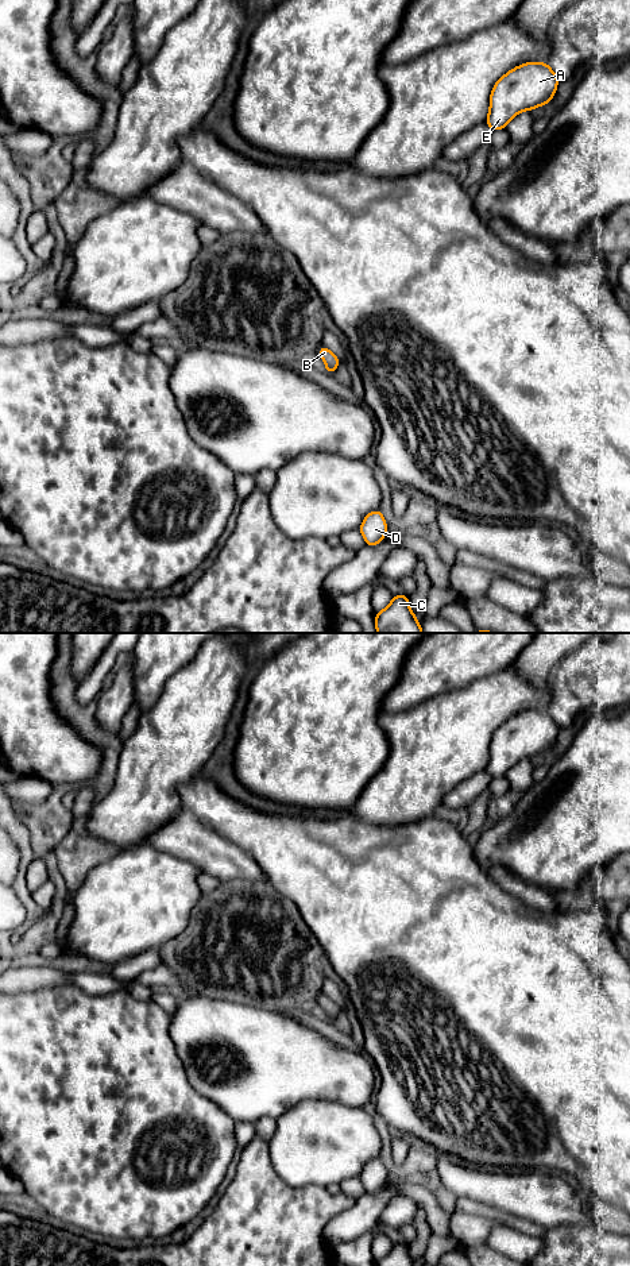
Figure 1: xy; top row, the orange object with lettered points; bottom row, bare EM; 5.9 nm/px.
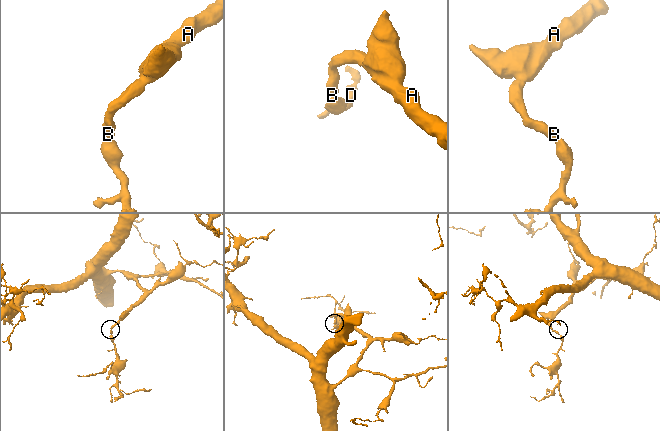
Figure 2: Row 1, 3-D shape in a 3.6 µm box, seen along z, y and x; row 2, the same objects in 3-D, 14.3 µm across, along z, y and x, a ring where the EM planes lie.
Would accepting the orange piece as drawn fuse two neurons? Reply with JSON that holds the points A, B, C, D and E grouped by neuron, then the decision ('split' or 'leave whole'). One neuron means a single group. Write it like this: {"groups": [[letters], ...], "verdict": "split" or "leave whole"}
{"groups": [["A", "B", "C", "D", "E"]], "verdict": "leave whole"}

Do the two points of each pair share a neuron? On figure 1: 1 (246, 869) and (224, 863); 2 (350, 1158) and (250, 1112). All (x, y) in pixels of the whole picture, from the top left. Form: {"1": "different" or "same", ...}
{"1": "same", "2": "different"}

